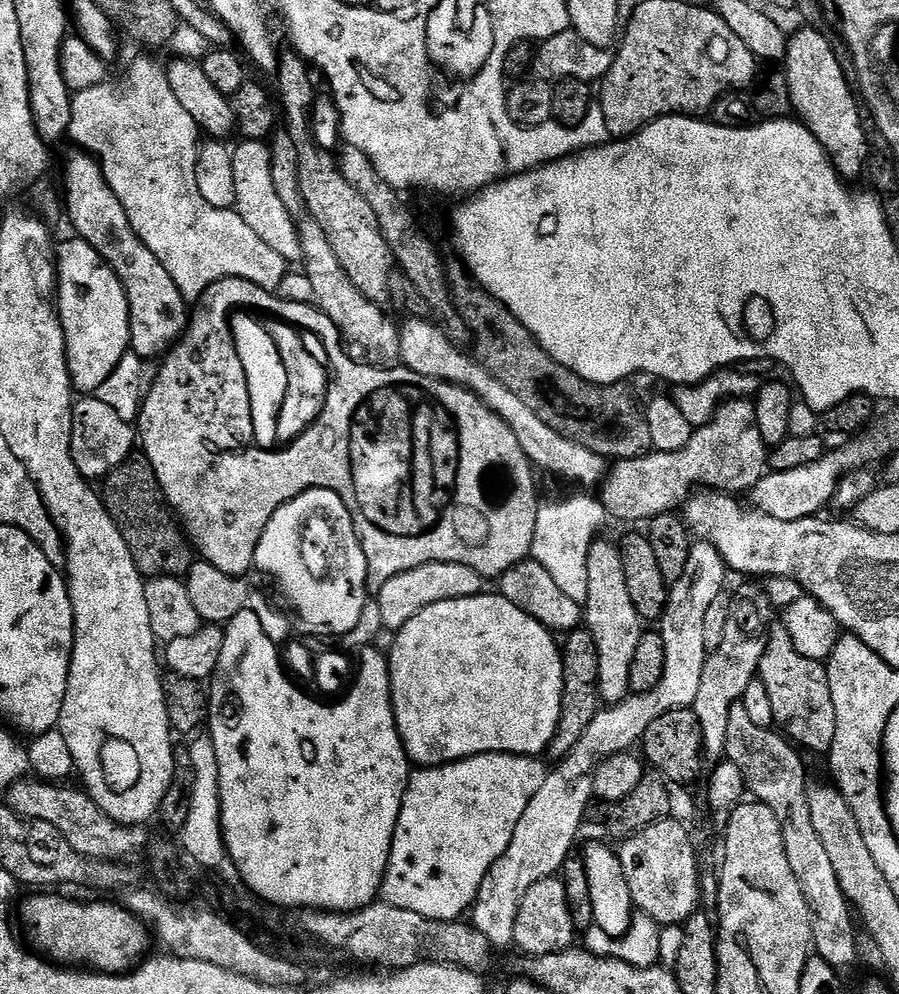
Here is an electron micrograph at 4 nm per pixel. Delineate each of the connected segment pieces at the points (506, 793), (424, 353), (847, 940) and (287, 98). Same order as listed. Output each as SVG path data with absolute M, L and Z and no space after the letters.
M487 752L472 756L469 760L456 760L452 764L442 764L438 768L420 768L413 771L406 781L404 801L400 807L396 833L392 839L388 873L384 875L383 899L402 910L414 910L414 914L422 914L423 916L439 913L436 911L439 910L440 904L432 896L460 896L460 900L465 906L475 904L476 895L482 886L482 878L486 878L490 866L494 866L494 862L498 862L498 858L502 858L502 854L510 846L510 842L514 838L514 826L518 826L518 818L522 818L526 806L530 806L530 798L534 798L534 794L538 794L539 788L542 787L546 775L546 767L544 768L542 761L543 759L535 756L515 756L509 752Z
M405 319L400 328L400 360L403 367L414 374L422 374L422 378L434 378L447 384L457 384L460 388L468 388L481 400L484 405L514 430L514 438L518 438L518 446L526 454L526 458L537 469L545 468L556 476L565 476L576 484L599 485L606 475L606 460L596 453L592 453L585 446L567 441L562 434L546 426L541 419L536 418L534 410L526 406L512 391L506 390L494 374L490 374L480 365L480 361L468 356L457 345L452 344L450 338L435 322L427 320Z
M742 702L730 708L725 750L727 761L736 764L742 772L745 789L754 794L755 801L774 810L782 826L786 859L790 861L790 870L794 870L794 878L798 878L798 886L802 894L806 894L806 902L810 906L815 955L831 968L843 970L850 967L856 960L858 924L852 905L842 894L842 886L838 886L838 874L834 874L830 857L814 830L814 821L810 818L808 781L800 752L779 731L755 725Z
M288 50L285 55L283 53L278 60L278 77L280 76L280 100L278 96L278 104L283 115L284 112L288 115L286 130L298 150L298 182L300 183L300 193L304 199L304 207L307 215L316 220L318 226L322 226L322 234L326 234L330 246L334 246L334 255L338 257L338 262L342 262L342 270L346 270L346 274L350 274L350 282L354 282L354 286L358 286L358 290L362 290L362 294L366 294L366 298L370 298L375 304L384 306L390 300L389 288L394 275L391 248L387 245L386 238L383 237L378 218L375 217L370 204L340 173L333 153L324 151L316 144L310 113L313 111L313 104L316 103L318 92L312 89L311 82L307 80L307 67L309 68L307 61L299 53L292 50Z

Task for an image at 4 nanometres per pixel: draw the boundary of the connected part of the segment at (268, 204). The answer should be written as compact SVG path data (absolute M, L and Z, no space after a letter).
M245 139L244 144L234 148L232 152L232 165L234 166L234 194L236 203L234 211L240 215L242 222L270 246L270 250L282 254L282 258L289 262L299 261L300 254L300 230L294 213L286 210L286 202L278 196L278 190L274 188L272 177L272 149L265 141Z

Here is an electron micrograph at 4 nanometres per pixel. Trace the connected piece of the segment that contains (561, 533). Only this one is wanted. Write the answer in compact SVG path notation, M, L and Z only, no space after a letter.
M572 496L569 500L558 501L557 504L544 502L538 510L531 559L546 566L550 578L554 578L560 589L570 594L570 598L577 600L581 606L588 600L588 555L601 535L600 527L609 523L609 520L603 503L590 496Z

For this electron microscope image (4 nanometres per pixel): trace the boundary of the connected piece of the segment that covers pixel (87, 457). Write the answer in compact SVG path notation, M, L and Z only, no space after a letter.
M97 396L77 399L72 407L71 457L79 472L87 480L103 479L118 465L133 455L136 448L137 431Z

